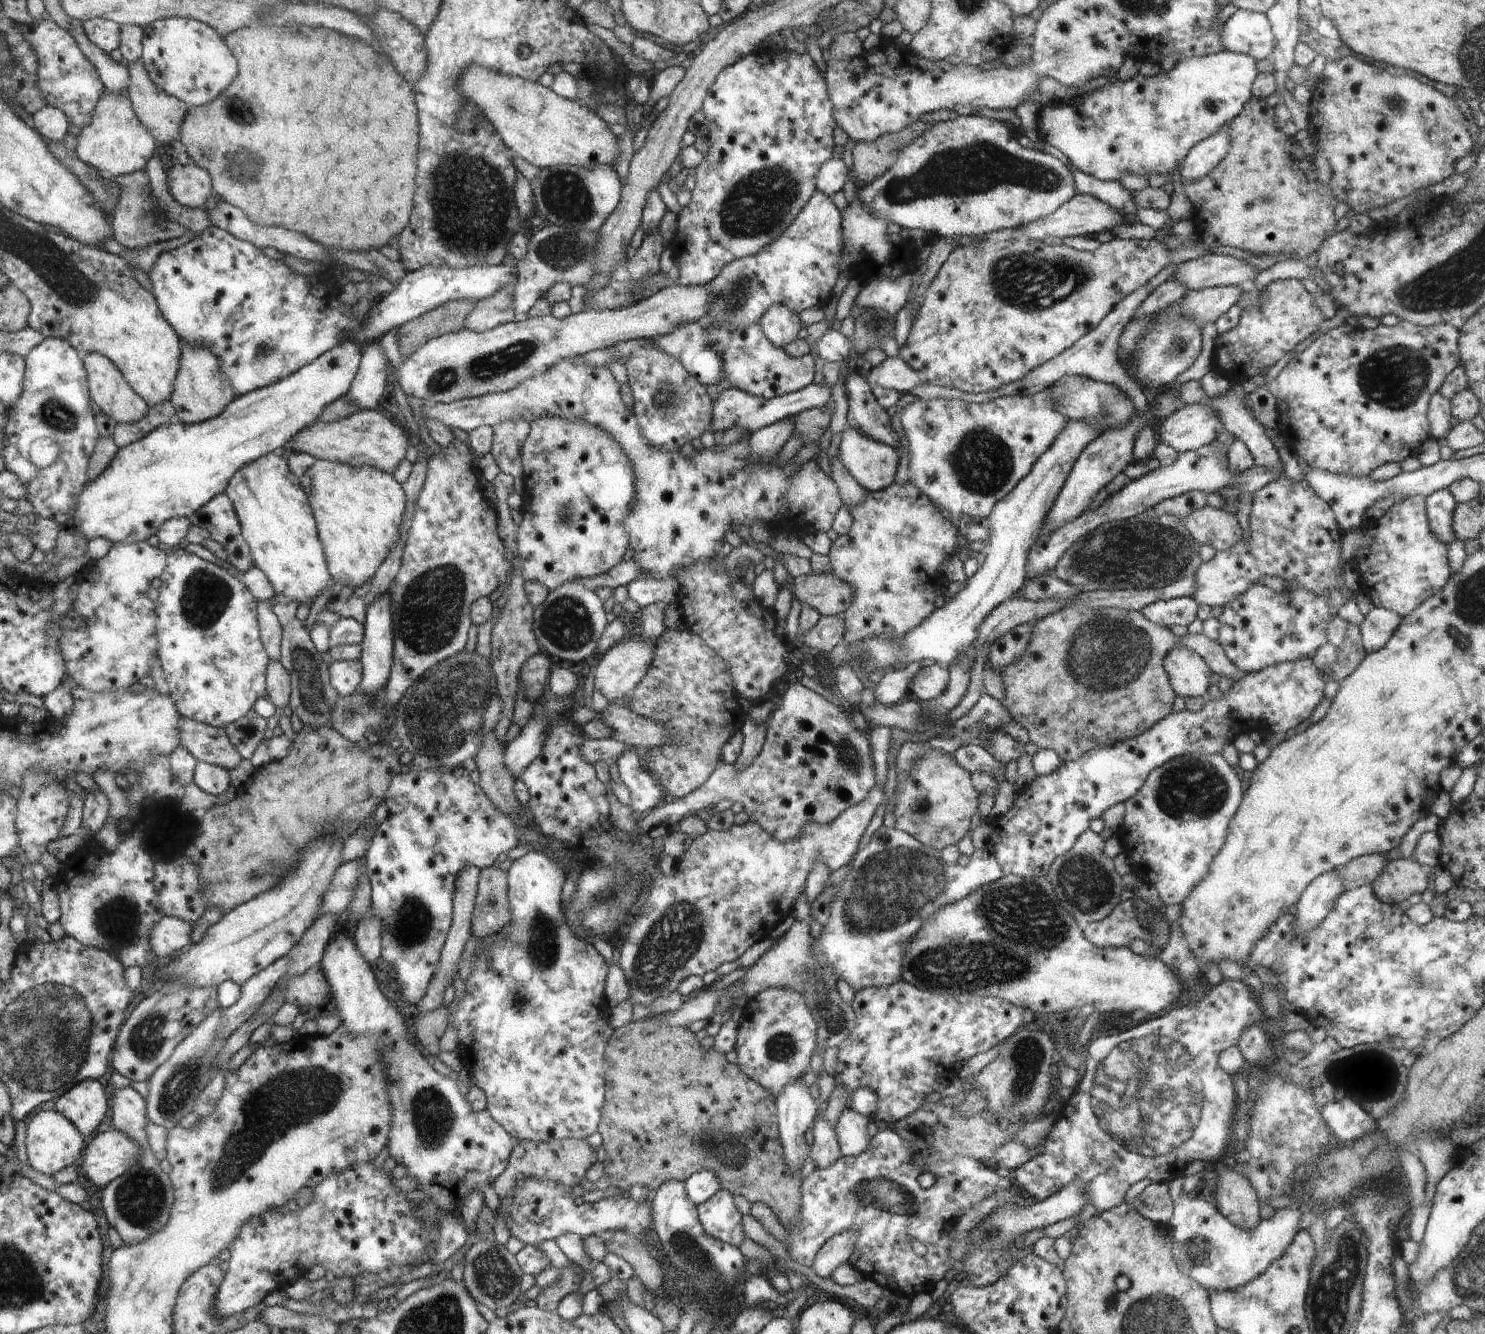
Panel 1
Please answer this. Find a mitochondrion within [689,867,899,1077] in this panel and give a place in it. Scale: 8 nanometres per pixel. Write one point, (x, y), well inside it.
(835, 1019)

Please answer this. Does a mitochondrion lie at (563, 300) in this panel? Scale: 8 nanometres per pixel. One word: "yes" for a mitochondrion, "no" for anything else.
no

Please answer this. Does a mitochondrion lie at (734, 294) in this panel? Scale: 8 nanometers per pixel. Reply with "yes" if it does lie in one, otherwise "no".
yes

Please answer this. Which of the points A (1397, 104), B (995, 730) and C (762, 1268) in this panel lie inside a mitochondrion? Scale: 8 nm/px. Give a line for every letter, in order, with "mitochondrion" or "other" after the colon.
A: mitochondrion
B: other
C: other

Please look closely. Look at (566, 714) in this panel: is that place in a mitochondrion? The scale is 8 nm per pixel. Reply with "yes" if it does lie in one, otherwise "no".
no

